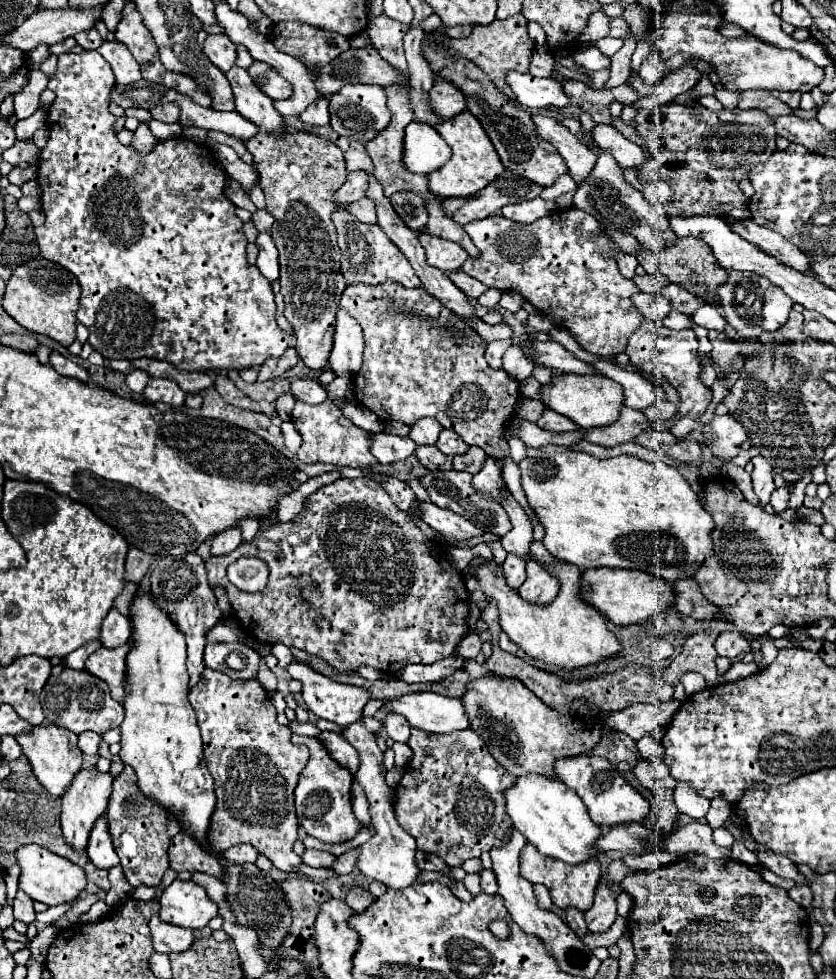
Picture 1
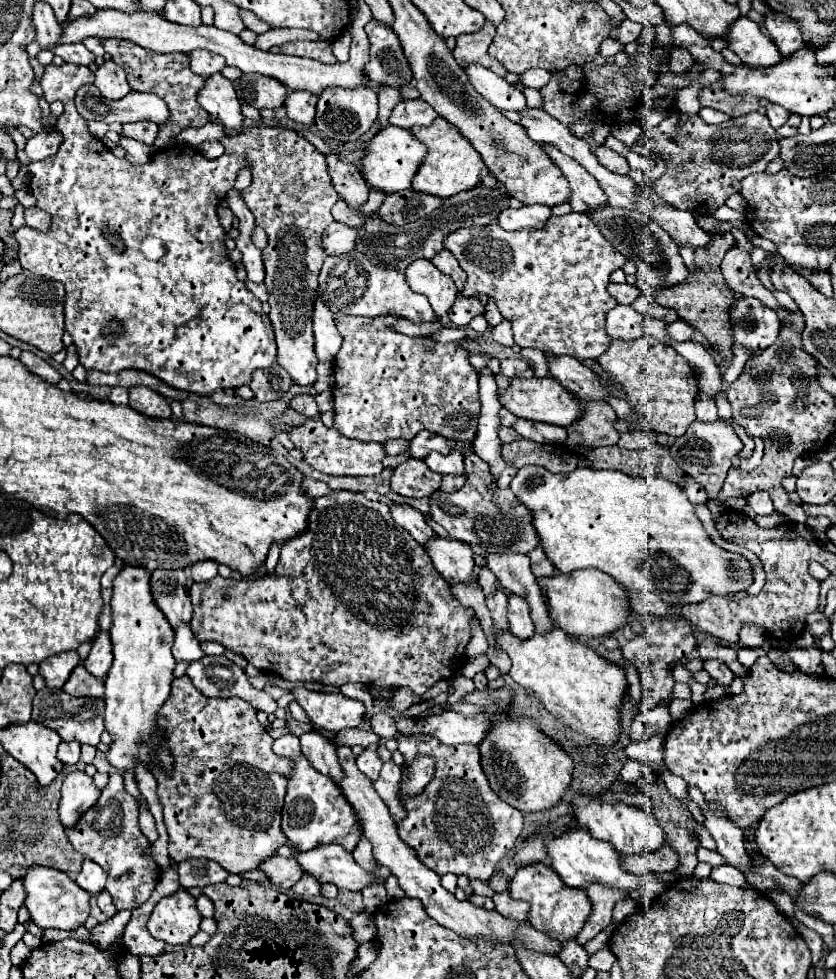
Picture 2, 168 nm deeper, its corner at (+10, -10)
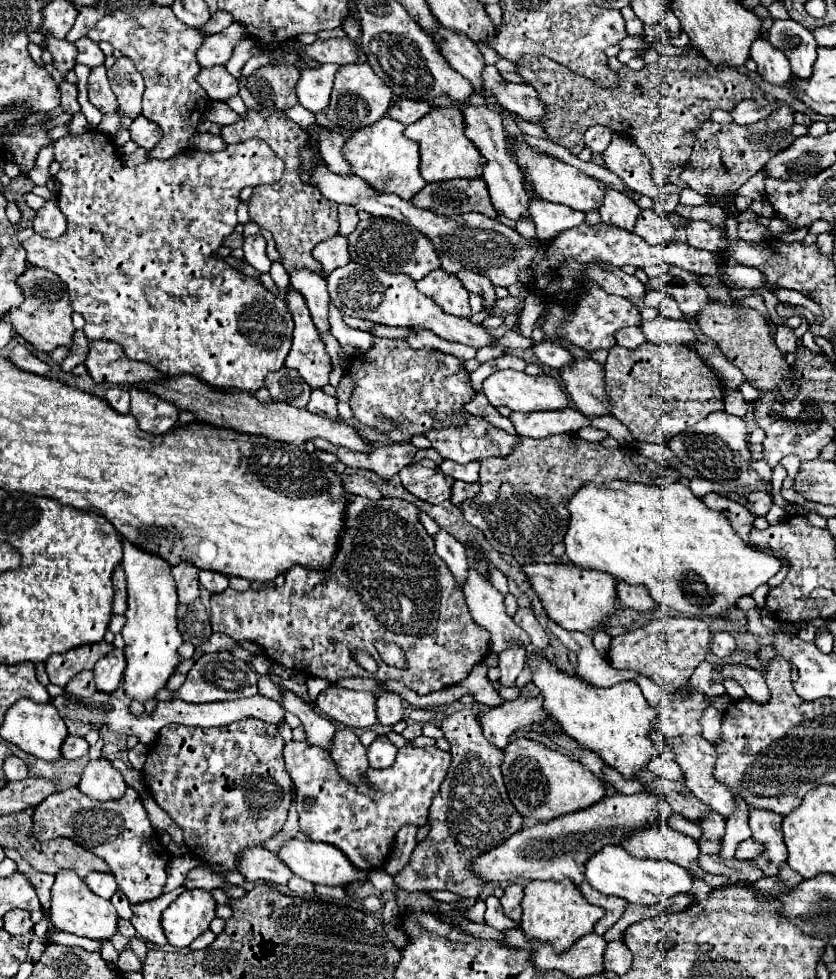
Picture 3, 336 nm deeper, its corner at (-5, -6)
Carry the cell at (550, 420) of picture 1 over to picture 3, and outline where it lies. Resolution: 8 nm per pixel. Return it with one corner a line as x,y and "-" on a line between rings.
563,408
557,412
511,412
509,420
515,426
515,432
523,438
543,438
555,432
559,434
577,434
583,426
589,426
591,420
573,408

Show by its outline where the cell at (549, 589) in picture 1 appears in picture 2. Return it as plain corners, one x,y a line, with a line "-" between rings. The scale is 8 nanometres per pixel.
508,596
508,622
510,632
518,638
530,638
534,634
534,622
530,618
530,606
524,596

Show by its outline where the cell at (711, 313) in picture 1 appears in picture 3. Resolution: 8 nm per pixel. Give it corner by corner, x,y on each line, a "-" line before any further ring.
657,316
655,320
643,320
639,324
641,332
651,342
661,344
689,344
695,340
695,332
691,330
691,324
687,320
671,320

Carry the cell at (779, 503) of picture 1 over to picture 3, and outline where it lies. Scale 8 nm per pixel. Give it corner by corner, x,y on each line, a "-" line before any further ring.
751,492
751,494
745,494
743,498
747,500
745,510
747,510
751,516
755,516
755,518
765,516
767,510
771,508
771,504
773,504
771,496
765,494
765,492

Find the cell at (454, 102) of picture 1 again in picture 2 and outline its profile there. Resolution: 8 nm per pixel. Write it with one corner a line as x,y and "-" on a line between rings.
416,98
416,100
402,100
392,110
390,124
410,130
412,126
430,126
436,118
438,114
434,112
434,108
422,98

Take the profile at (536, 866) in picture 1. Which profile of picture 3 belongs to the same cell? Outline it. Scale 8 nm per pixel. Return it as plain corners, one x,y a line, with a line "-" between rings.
571,880
529,882
525,886
525,898
521,906
523,906
523,916
519,928
523,930
525,938
533,942
547,942
553,946
555,952
565,952
575,944
575,940
579,940
585,934
591,934
595,922
605,914
603,908
591,906

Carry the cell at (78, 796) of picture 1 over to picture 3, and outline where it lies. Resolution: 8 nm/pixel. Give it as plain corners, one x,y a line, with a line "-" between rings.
99,758
99,760
91,760
85,766
79,782
79,790
93,800
107,802
107,800
119,800
125,794
127,784
121,772
115,770
109,760

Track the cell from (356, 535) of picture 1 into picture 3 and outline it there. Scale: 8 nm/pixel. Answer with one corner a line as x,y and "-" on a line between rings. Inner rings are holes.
349,496
345,522
347,526
331,570
315,572
303,566
293,566
285,574
285,584
277,590
235,592
227,588
221,594
213,594
209,614
213,632
227,634
237,642
257,642
273,662
307,676
327,678
331,682
341,680
343,676
399,680
417,694
429,694
467,678
473,666
479,664
489,652
487,632
483,632
483,628
471,620
463,592
455,588
455,578
451,578
451,572
447,572
443,560
435,556
433,538
421,524
417,506
397,498
381,498
371,502
363,496
-
377,638
397,642
405,650
409,668
389,668
373,646
-
351,648
371,654
379,666
377,672
371,674
357,666
351,658

